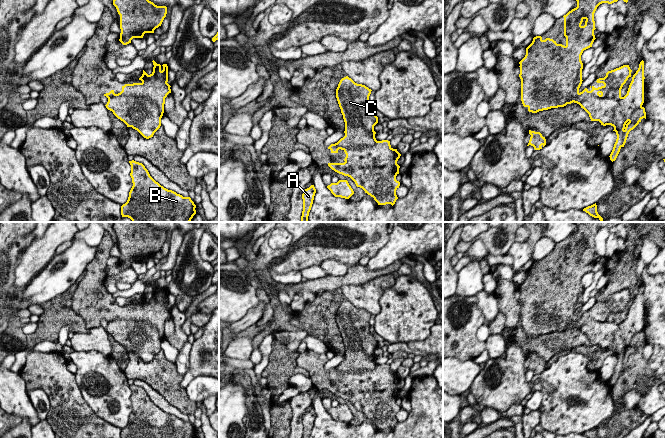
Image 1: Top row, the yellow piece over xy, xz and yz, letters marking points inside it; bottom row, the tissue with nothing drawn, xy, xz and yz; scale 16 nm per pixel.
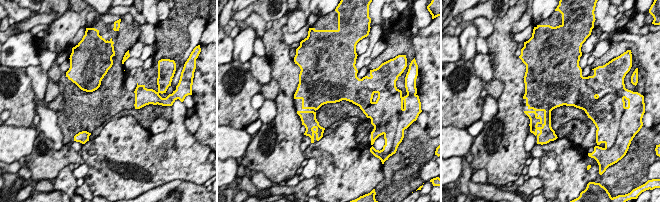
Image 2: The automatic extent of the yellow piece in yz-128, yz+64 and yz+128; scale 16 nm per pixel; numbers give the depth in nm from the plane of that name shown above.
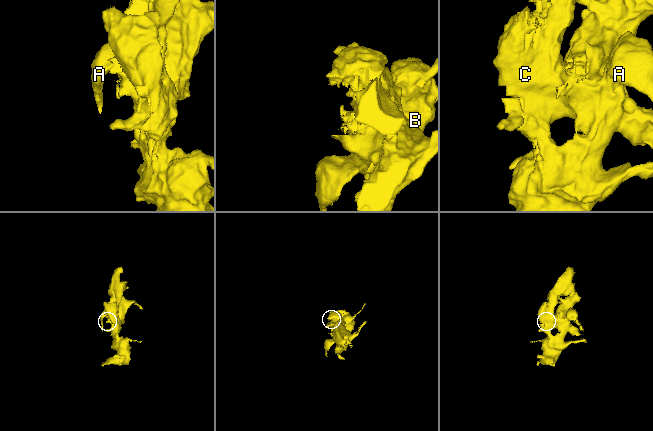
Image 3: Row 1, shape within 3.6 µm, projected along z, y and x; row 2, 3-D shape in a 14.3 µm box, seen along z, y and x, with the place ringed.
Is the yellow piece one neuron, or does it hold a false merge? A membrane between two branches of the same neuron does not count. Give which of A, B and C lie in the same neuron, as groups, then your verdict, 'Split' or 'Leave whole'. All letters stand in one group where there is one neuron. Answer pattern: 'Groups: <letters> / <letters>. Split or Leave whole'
Groups: A C / B. Split

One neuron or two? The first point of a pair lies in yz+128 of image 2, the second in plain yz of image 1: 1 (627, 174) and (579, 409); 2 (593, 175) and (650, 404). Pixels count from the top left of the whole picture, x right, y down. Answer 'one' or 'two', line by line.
1: two
2: one

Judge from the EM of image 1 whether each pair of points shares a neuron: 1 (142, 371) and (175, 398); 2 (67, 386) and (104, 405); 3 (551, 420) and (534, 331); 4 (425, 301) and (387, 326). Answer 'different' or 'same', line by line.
1: same
2: different
3: different
4: same

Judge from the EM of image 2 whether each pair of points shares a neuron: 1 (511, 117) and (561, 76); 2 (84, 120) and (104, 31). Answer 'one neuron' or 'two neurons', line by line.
1: two neurons
2: two neurons

